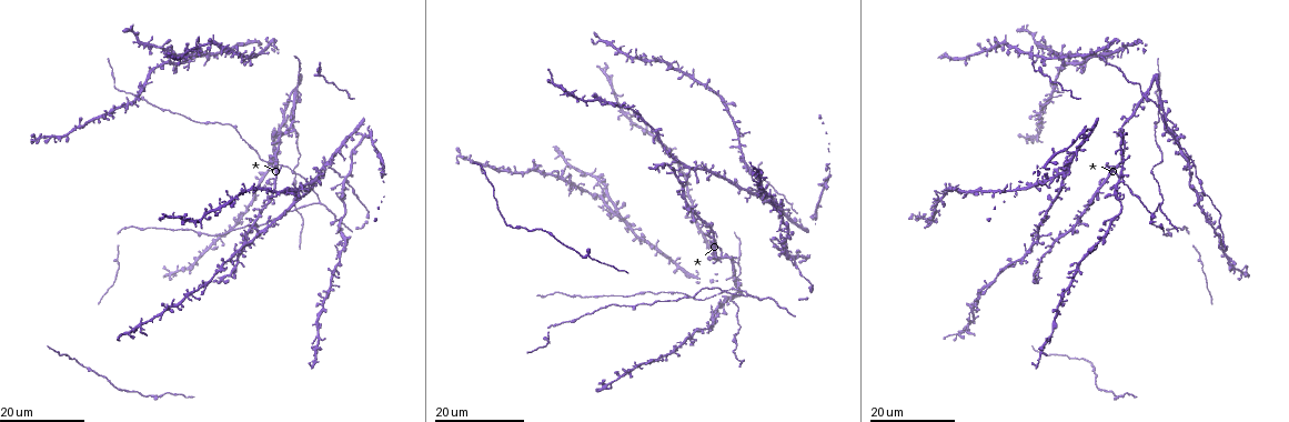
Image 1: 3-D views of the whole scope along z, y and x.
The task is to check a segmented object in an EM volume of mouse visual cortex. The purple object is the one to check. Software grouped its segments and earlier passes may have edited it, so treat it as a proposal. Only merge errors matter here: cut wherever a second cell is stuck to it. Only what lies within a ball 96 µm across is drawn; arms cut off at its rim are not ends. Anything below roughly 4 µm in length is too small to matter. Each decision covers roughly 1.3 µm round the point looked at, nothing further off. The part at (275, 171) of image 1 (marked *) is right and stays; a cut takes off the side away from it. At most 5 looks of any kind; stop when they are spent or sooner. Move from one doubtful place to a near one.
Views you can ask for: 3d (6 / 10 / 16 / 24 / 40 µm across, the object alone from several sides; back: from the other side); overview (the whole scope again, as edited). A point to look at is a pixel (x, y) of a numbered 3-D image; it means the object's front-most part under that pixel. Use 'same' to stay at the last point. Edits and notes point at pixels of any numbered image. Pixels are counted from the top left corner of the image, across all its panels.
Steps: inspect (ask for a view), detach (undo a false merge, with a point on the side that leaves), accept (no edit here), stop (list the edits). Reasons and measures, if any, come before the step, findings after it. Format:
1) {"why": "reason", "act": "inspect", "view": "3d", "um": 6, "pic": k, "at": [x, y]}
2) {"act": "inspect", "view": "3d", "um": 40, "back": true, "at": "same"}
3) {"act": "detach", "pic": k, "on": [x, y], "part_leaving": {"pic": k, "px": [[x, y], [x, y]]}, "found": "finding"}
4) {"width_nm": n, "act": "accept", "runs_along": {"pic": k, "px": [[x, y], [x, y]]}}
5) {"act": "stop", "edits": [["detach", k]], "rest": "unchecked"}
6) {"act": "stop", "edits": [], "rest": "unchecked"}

{"act": "inspect", "view": "3d", "um": 16, "pic": 1, "at": [277, 146]}

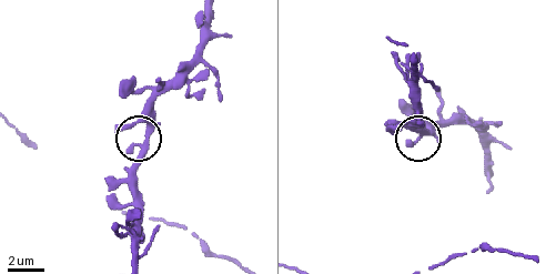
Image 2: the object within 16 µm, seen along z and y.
{"act": "inspect", "view": "3d", "um": 6, "pic": 2, "at": [146, 136]}

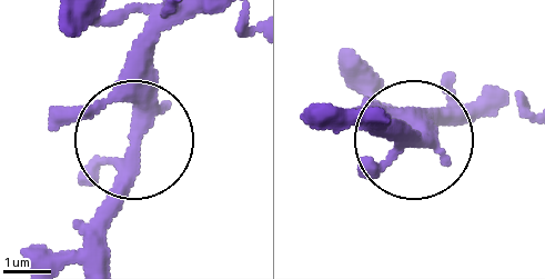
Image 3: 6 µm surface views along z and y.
{"act": "accept", "runs_along": {"pic": 3, "px": [[100, 259], [137, 128], [148, 20]]}, "found": "one cell here"}

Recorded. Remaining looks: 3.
{"why": "three arms meet", "act": "inspect", "view": "3d", "um": 16, "pic": 1, "at": [760, 300]}

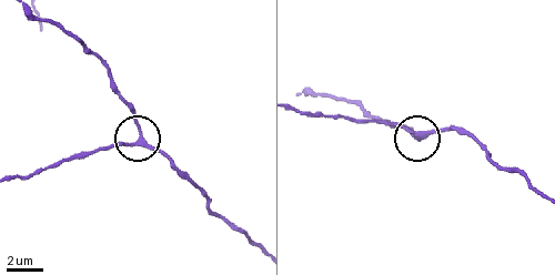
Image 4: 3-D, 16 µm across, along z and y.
{"act": "inspect", "view": "3d", "um": 10, "pic": 4, "at": [142, 144]}

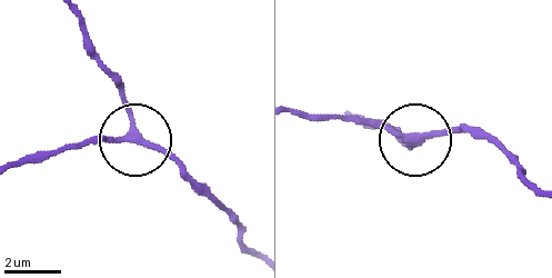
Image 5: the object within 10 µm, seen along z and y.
{"side_arm_um": 79, "arms": 3, "act": "accept", "found": "continuous, no second cell"}

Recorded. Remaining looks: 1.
{"act": "stop", "edits": [], "rest": "unchecked"}

